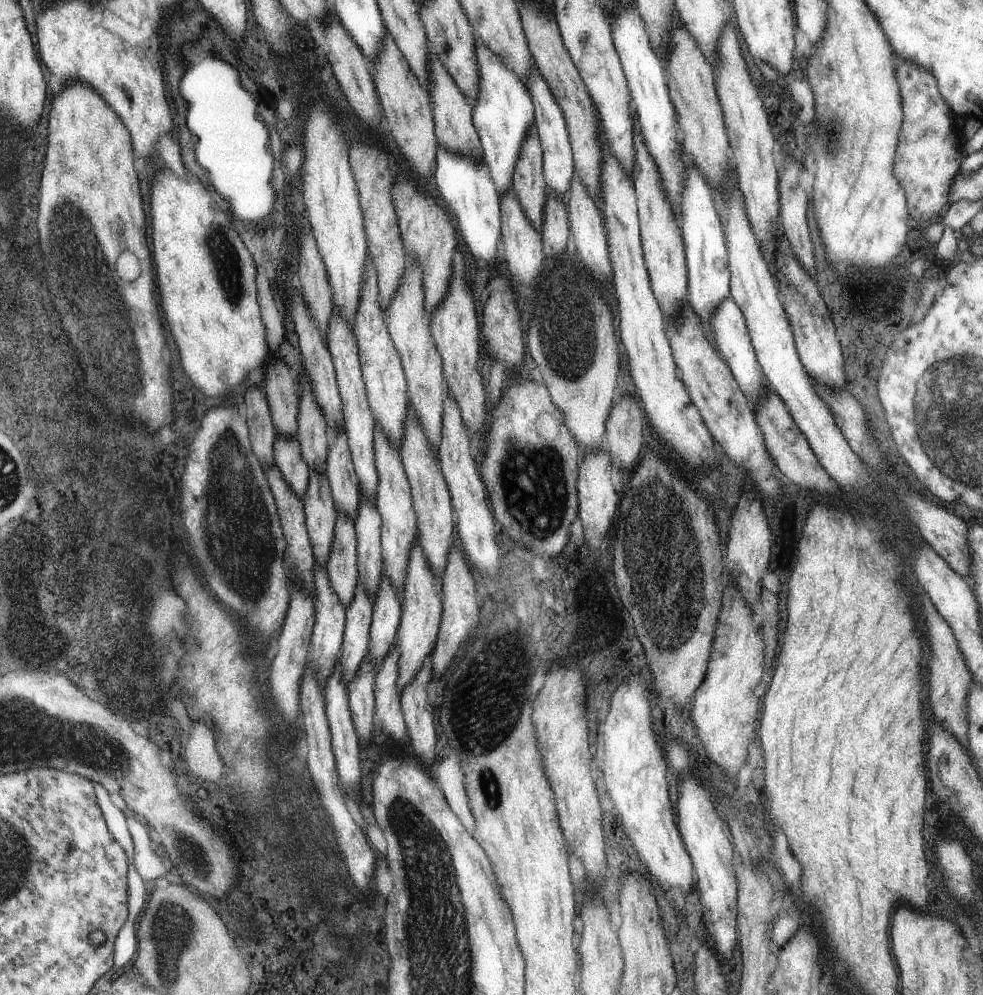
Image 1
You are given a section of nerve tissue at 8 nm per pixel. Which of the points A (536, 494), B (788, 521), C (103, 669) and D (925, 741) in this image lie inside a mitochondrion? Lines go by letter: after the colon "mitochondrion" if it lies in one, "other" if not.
A: mitochondrion
B: other
C: mitochondrion
D: other

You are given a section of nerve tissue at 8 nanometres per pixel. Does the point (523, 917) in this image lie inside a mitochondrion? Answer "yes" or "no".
no

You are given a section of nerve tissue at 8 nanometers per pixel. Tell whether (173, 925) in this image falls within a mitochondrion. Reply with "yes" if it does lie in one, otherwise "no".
yes

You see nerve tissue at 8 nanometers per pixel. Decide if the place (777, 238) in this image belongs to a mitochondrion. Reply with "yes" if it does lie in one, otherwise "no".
no

